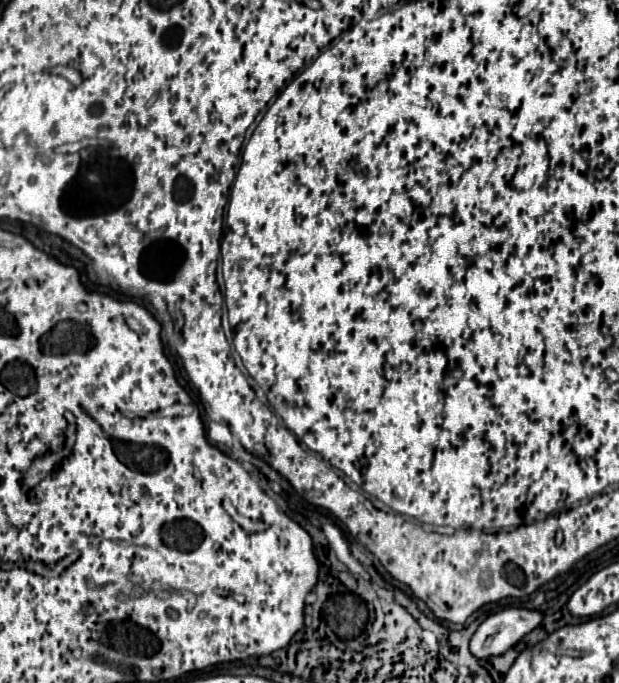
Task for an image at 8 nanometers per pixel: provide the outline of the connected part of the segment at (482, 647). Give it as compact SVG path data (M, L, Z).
M506 608L488 616L470 640L470 652L476 658L500 656L516 646L528 632L540 624L540 612L526 608Z

